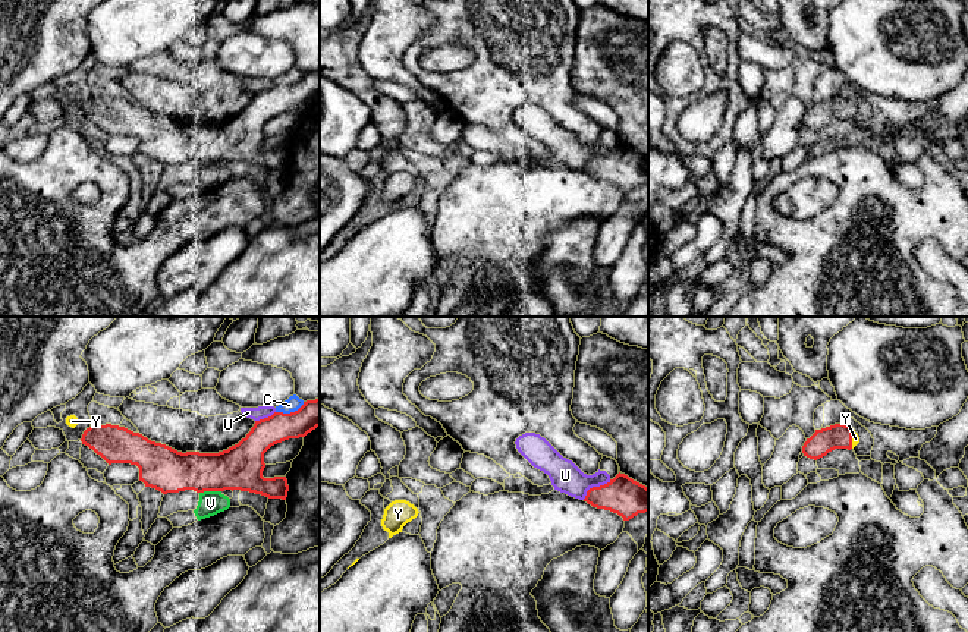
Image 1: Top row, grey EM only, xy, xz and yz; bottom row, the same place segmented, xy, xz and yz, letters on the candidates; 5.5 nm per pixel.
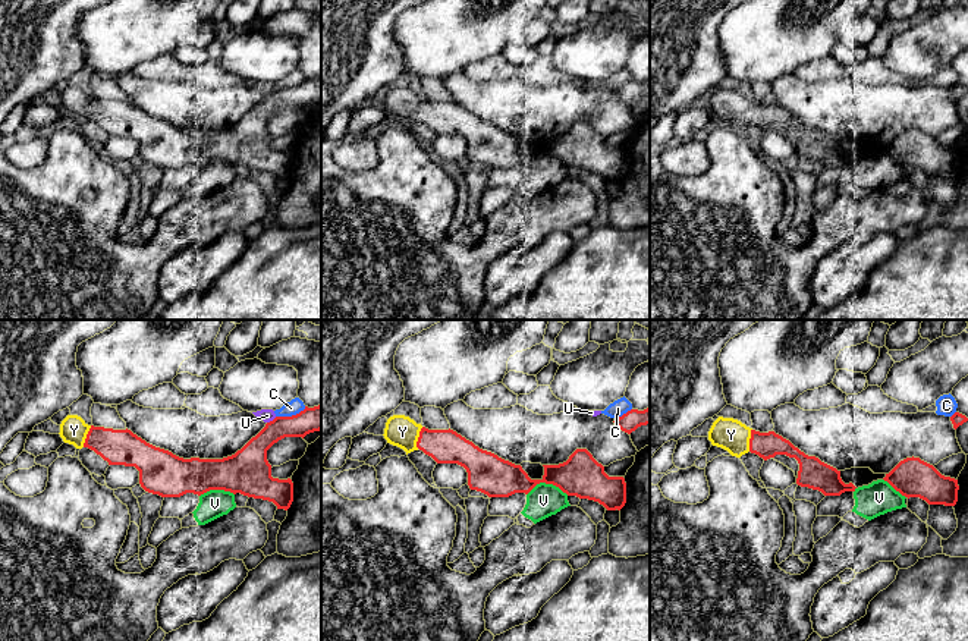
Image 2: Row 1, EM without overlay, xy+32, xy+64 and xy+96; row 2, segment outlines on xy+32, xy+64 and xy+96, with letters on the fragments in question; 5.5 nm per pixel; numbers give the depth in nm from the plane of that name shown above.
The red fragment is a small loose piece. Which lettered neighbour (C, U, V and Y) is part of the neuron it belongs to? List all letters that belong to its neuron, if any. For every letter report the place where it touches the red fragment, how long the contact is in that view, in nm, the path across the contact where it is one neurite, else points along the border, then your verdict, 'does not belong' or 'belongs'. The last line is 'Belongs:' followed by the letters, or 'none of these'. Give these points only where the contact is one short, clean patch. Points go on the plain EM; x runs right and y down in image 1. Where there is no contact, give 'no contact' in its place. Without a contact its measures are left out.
C: xy (291, 84) | 170 nm | along xy (304, 74), (294, 82), (276, 84) | does not belong
U: xz (594, 159) | 190 nm | along xz (610, 151), (593, 157), (582, 170) | does not belong
V: xy (210, 162) | 120 nm | does not belong
Y: yz (851, 109) | 130 nm | across yz (839, 107), (851, 109), (855, 110) | belongs
Belongs: Y

